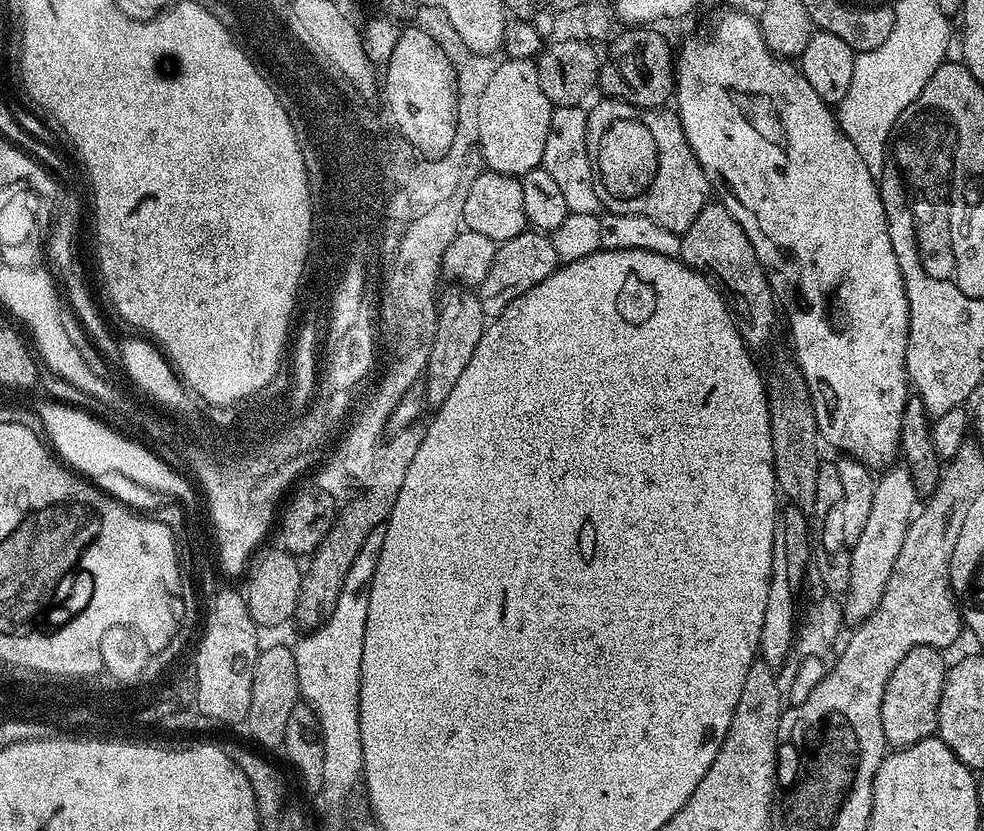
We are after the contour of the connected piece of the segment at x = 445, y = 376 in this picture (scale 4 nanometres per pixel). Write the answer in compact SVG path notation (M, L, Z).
M456 290L456 302L439 305L440 317L434 332L434 346L430 346L430 362L422 377L424 402L432 410L440 408L442 402L446 402L450 390L454 390L462 370L466 370L466 362L470 362L474 350L478 350L478 342L486 327L486 317L479 295L472 290L460 290L460 300L466 306L458 304L458 290Z

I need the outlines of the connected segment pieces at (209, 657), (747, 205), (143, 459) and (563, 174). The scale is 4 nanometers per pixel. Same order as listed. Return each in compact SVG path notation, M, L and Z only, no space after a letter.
M229 590L219 593L219 599L213 604L209 621L208 636L200 651L200 704L204 712L212 714L212 722L219 724L243 725L250 707L250 690L253 685L255 660L259 658L262 649L261 633L254 618L250 618L250 610L243 595L239 591Z
M724 12L720 16L720 21L712 28L712 33L708 37L696 36L693 40L685 42L681 48L678 48L678 55L674 60L674 111L680 117L680 125L686 134L686 142L690 146L690 150L698 158L698 162L702 166L702 170L706 174L711 191L714 193L715 199L724 205L726 210L730 210L730 214L734 214L734 222L738 222L738 226L742 226L742 230L746 230L746 238L750 238L750 246L754 246L754 254L758 254L758 262L764 267L766 278L772 287L772 294L777 301L782 305L782 312L788 315L788 328L792 331L792 344L796 347L794 359L796 364L802 370L802 374L806 378L806 386L810 390L810 398L814 406L814 414L818 422L818 430L820 431L821 441L825 445L828 444L832 448L837 448L837 453L853 456L858 462L862 462L867 468L873 470L884 470L893 463L892 460L897 458L900 449L900 431L902 430L903 408L907 402L910 393L910 381L908 379L908 371L906 370L906 346L908 345L908 303L906 302L906 290L902 282L902 274L898 270L898 258L894 258L894 246L890 242L890 230L886 222L886 210L882 206L882 198L880 197L880 186L877 177L870 174L870 170L866 170L866 162L862 162L862 158L858 155L858 150L854 150L854 142L850 142L850 138L846 138L846 134L840 129L840 122L836 119L835 111L822 98L818 98L818 93L812 89L810 82L806 82L806 78L801 74L799 67L791 59L783 56L777 56L775 52L771 52L764 44L762 38L762 30L760 29L760 21L755 15L747 16L744 12Z
M45 401L38 410L38 416L50 436L49 443L59 459L77 473L89 478L92 472L112 472L112 468L116 468L116 472L124 472L124 476L132 476L132 480L140 480L140 484L152 484L152 488L164 488L164 492L175 493L184 500L190 499L188 488L184 488L184 484L180 484L180 480L176 480L176 476L172 476L172 472L168 472L161 461L153 459L136 445L114 436L108 429L88 420L87 416L79 412L68 412L65 403Z
M557 106L552 111L550 134L547 135L543 150L544 167L550 173L564 194L569 212L597 213L600 199L595 188L595 176L586 146L585 126L588 124L587 111L581 106Z

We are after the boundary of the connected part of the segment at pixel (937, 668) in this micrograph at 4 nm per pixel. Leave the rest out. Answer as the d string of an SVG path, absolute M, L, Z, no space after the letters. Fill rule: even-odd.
M918 646L894 666L890 682L882 694L882 730L885 741L893 749L905 748L914 742L922 742L936 732L938 706L944 689L946 663L941 649L930 646Z

